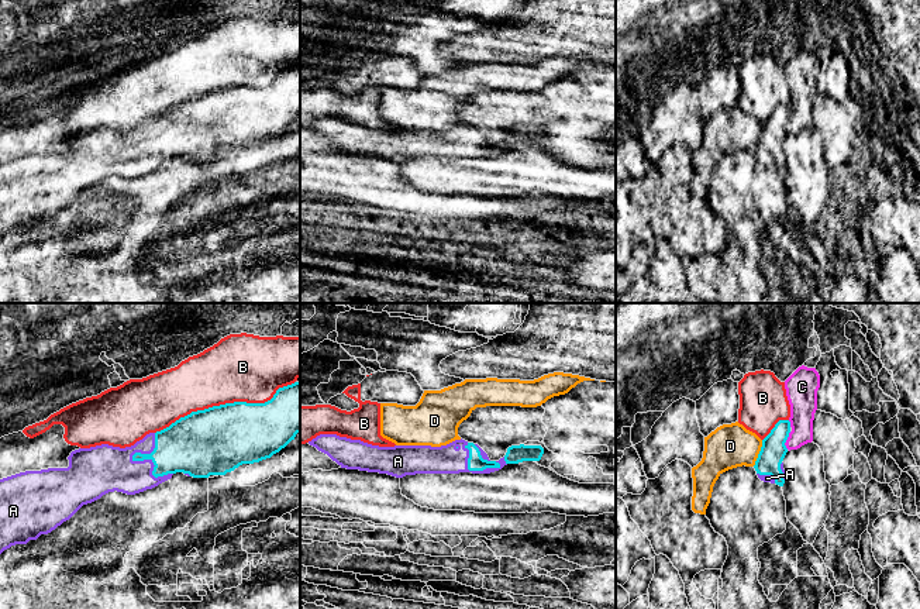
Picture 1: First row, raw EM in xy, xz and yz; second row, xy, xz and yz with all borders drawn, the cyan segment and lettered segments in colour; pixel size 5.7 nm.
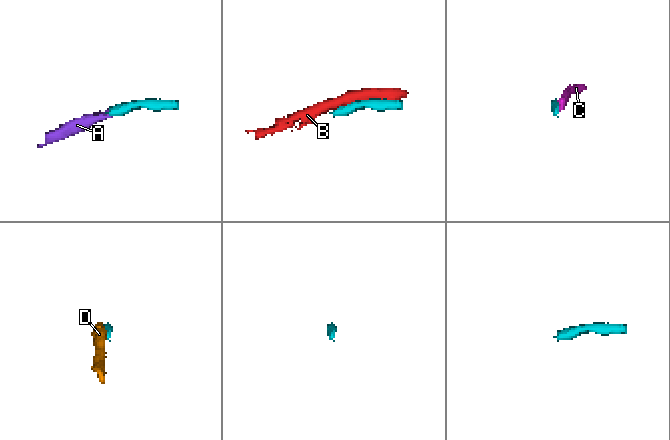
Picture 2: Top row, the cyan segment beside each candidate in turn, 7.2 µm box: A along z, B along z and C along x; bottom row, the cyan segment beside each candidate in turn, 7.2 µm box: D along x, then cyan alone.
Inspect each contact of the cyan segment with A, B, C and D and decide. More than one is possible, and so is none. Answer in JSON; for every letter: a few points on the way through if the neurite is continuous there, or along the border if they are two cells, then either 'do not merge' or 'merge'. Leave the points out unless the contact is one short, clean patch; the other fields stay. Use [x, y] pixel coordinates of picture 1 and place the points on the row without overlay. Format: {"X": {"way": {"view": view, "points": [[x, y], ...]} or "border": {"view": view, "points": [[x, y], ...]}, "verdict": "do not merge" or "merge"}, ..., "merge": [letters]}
{"A": {"verdict": "merge"}, "B": {"verdict": "do not merge"}, "C": {"verdict": "do not merge"}, "D": {"verdict": "do not merge"}, "merge": ["A"]}

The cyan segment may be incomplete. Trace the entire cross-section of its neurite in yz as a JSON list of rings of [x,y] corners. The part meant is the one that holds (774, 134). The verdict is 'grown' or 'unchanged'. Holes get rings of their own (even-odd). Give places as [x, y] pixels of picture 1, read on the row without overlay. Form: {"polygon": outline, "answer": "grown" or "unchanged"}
{"polygon": [[[779,104],[762,124],[762,131],[754,149],[761,165],[783,171],[786,158],[782,145],[788,137],[785,127],[789,117],[790,106]]], "answer": "grown"}

